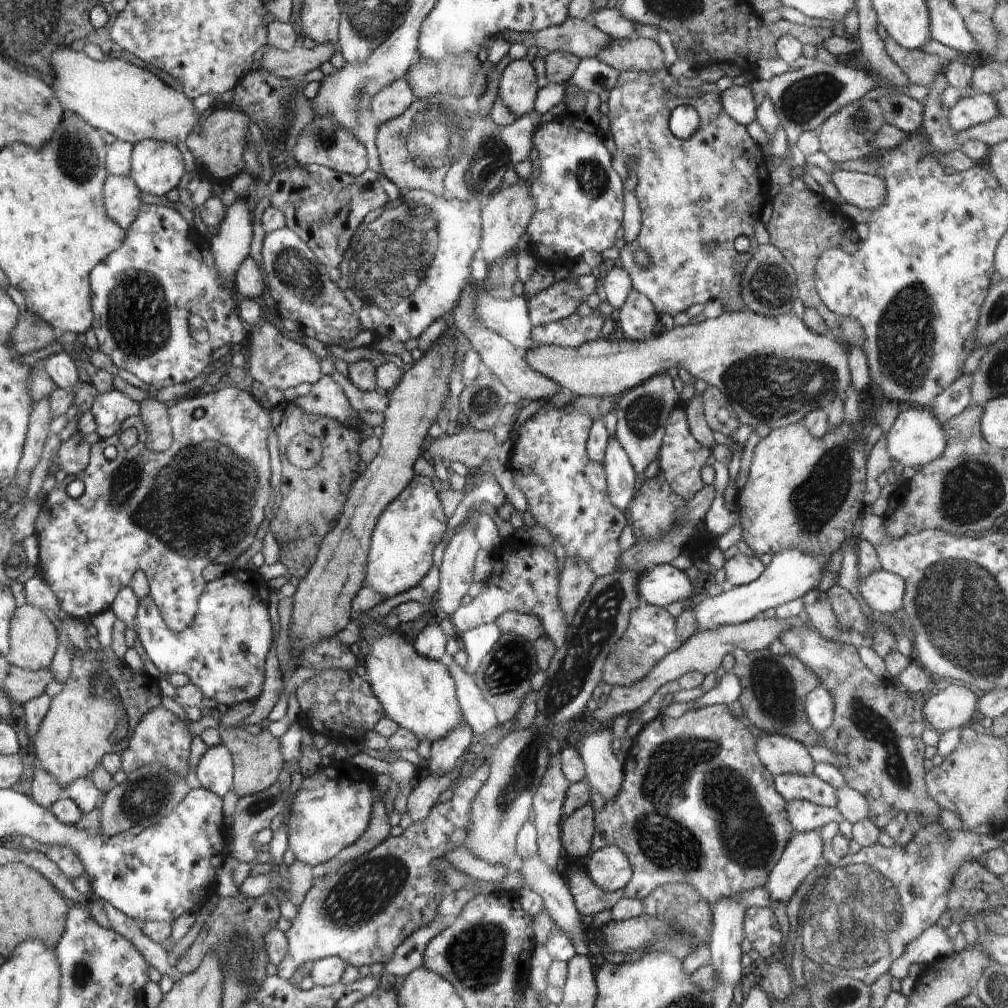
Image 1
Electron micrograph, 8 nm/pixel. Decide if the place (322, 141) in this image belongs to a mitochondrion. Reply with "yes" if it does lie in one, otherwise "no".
yes

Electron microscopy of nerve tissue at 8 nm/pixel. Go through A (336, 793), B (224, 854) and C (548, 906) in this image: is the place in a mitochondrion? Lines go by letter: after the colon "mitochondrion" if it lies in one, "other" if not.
A: other
B: other
C: other

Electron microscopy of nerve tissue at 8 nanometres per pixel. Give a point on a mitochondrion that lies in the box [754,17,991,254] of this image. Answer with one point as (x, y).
(803, 99)

